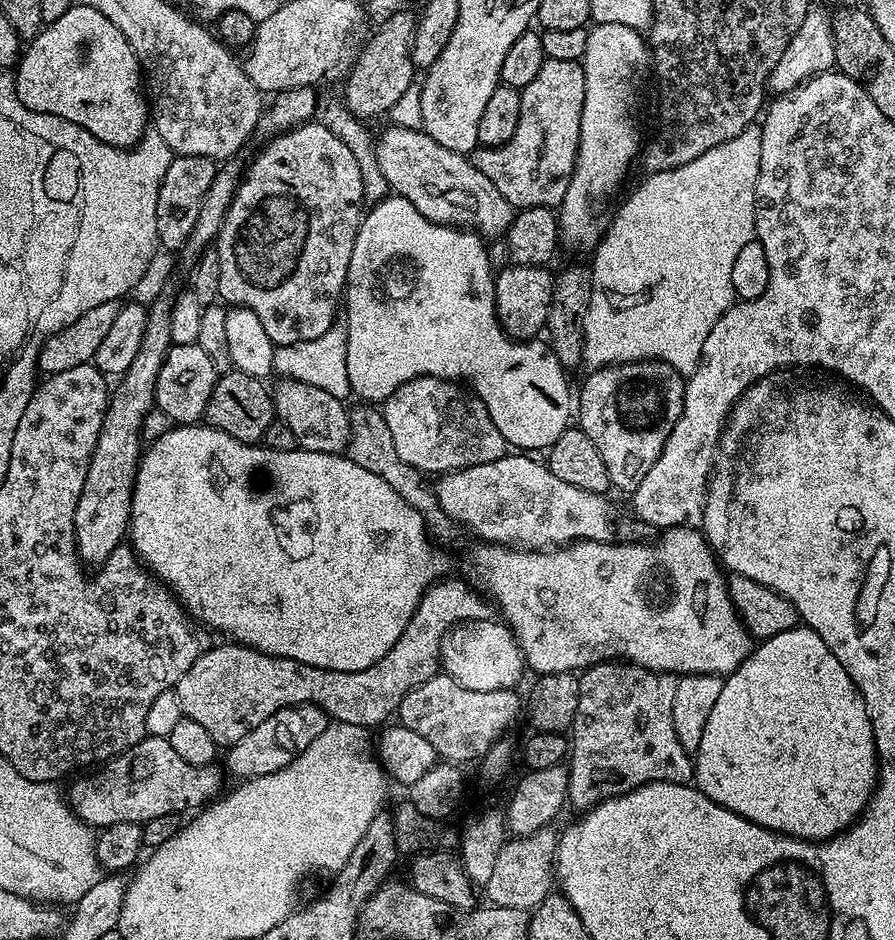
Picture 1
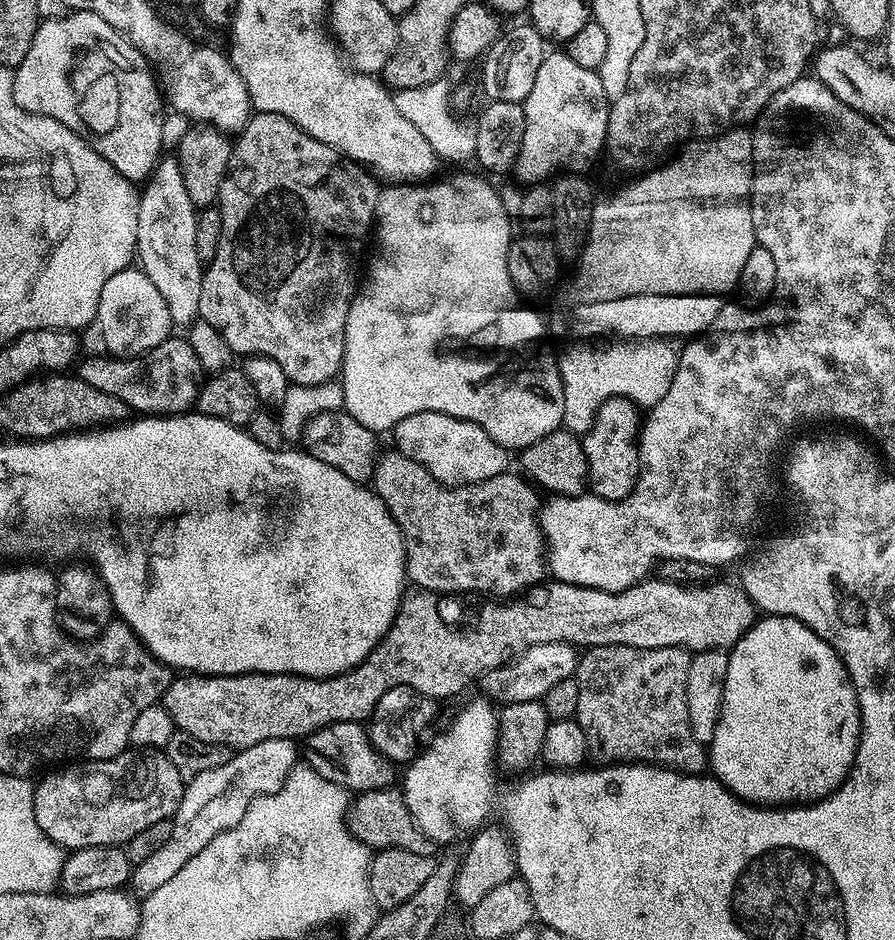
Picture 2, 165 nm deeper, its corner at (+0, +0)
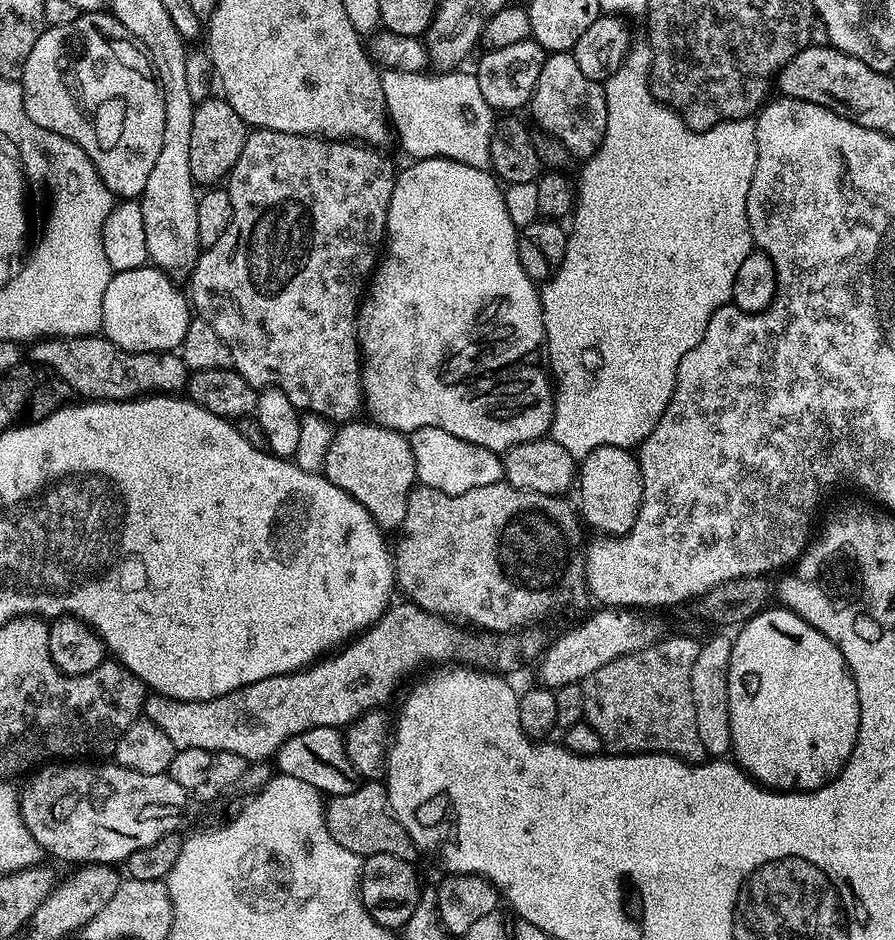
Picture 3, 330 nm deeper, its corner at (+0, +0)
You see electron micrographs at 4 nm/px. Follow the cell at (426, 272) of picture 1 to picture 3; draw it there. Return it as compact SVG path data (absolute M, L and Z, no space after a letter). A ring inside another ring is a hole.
M437 158L418 160L409 165L409 168L401 167L396 177L394 194L390 194L388 207L386 251L370 277L366 295L356 313L356 338L360 341L367 411L369 408L374 412L375 423L383 424L385 428L392 428L396 432L411 434L422 426L438 426L438 430L446 430L446 434L454 434L454 438L474 442L497 454L507 452L515 444L547 437L552 427L554 388L542 363L542 349L545 347L544 315L537 285L528 277L520 261L518 224L516 228L508 213L508 204L504 201L505 189L491 171L466 166L457 160Z

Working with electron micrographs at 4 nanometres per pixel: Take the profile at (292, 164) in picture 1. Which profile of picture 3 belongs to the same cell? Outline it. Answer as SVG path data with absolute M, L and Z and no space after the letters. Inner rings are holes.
M265 128L249 131L246 146L242 146L242 154L226 177L232 207L230 226L226 226L226 234L222 234L222 238L218 238L214 246L201 251L196 265L190 269L190 304L195 315L210 322L218 338L222 338L222 342L230 346L232 367L238 374L242 374L242 378L246 378L246 382L250 382L252 388L282 390L282 394L286 394L286 398L290 398L290 402L301 413L321 416L329 422L352 422L359 417L356 415L359 414L360 408L362 412L365 401L360 341L356 338L356 313L365 295L366 285L382 256L382 245L388 231L390 194L394 194L397 175L397 165L392 165L380 150L364 142L353 142L348 138L286 134Z

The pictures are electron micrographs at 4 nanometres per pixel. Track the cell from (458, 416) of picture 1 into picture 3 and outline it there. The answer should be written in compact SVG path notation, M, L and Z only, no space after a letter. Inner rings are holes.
M422 426L411 432L408 441L416 463L416 479L425 488L457 496L466 494L466 490L478 490L478 486L499 484L504 480L504 461L497 453L474 442L454 438L454 434L438 430L438 426Z

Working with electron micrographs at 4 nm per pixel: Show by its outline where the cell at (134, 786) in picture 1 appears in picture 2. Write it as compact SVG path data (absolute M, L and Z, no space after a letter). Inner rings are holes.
M126 750L109 760L72 762L44 775L39 777L40 784L38 780L34 788L34 818L38 818L38 826L42 826L44 833L64 850L107 844L127 845L128 840L146 830L146 826L171 820L176 815L186 783L178 770L174 770L174 762L170 762L167 754L160 750Z

